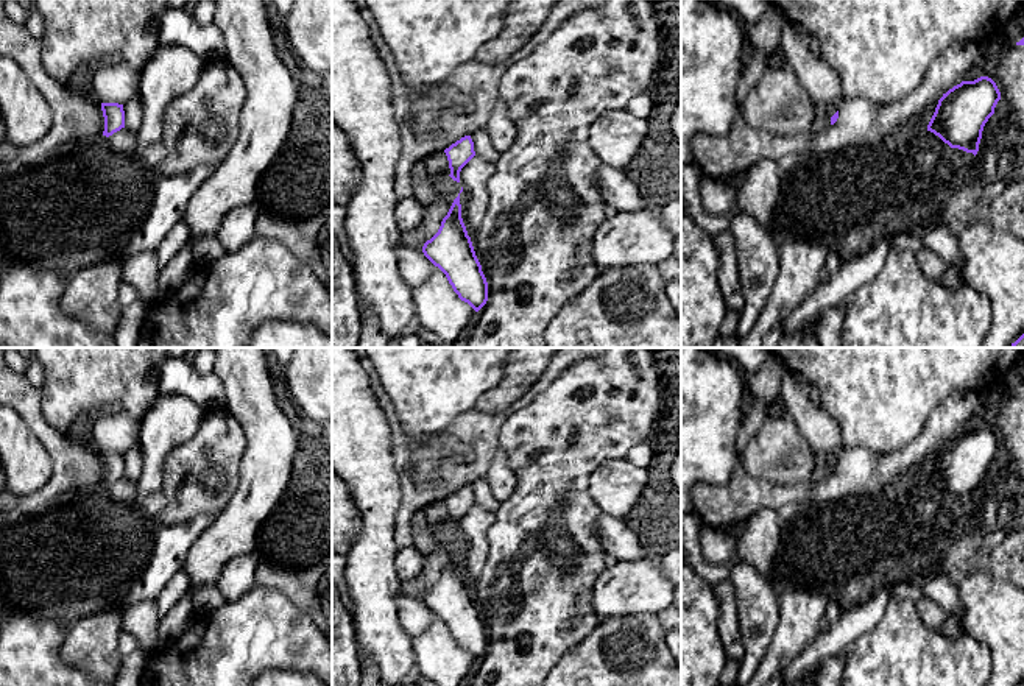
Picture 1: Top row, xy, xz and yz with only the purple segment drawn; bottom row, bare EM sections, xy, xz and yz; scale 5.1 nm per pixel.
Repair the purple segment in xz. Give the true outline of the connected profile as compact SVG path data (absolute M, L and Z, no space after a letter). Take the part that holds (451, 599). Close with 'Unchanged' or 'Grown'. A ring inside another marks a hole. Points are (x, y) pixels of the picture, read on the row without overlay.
M460 543L438 582L424 592L424 605L447 627L458 647L478 661L488 650L488 631L461 568Z. Unchanged

